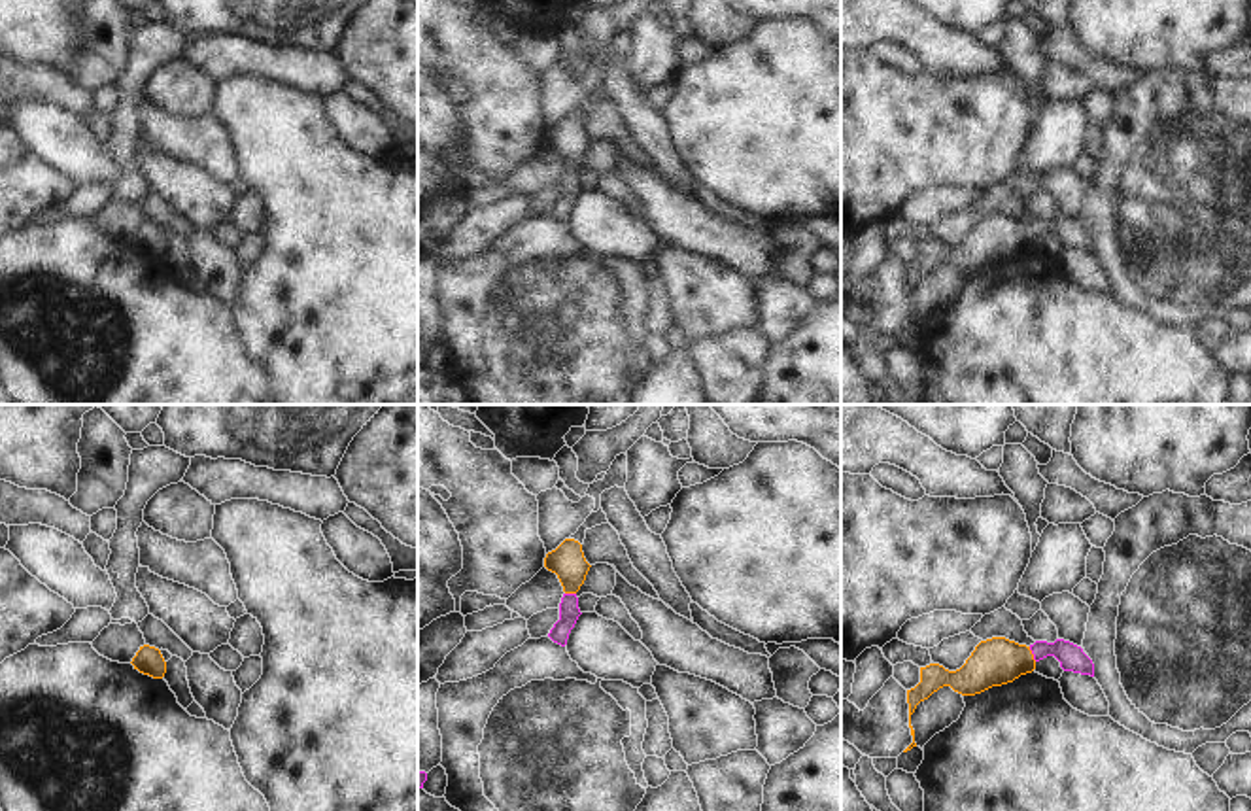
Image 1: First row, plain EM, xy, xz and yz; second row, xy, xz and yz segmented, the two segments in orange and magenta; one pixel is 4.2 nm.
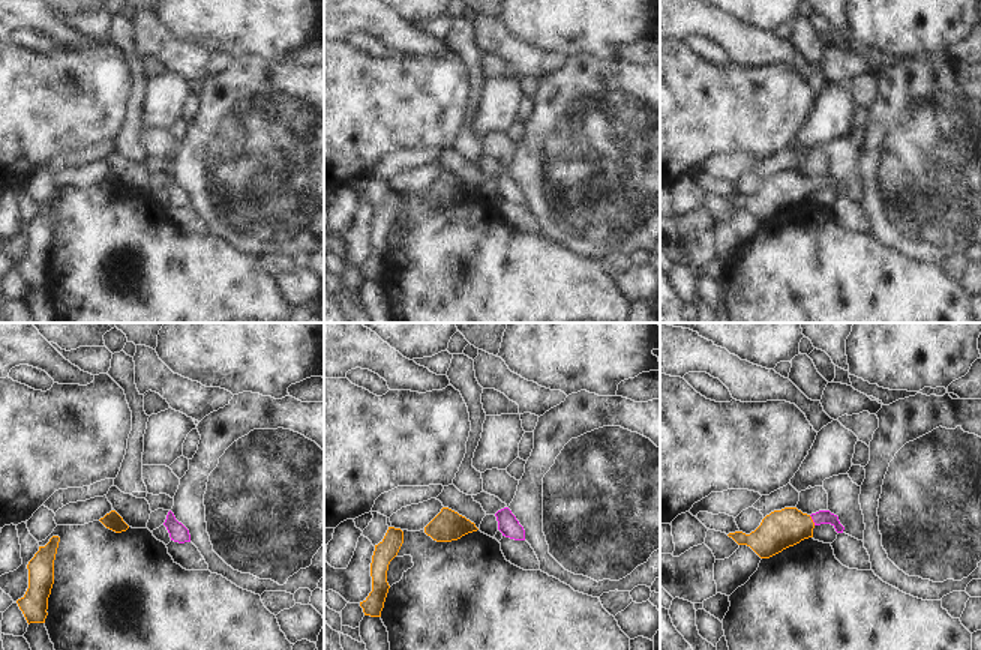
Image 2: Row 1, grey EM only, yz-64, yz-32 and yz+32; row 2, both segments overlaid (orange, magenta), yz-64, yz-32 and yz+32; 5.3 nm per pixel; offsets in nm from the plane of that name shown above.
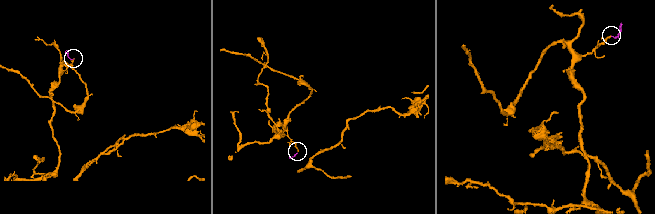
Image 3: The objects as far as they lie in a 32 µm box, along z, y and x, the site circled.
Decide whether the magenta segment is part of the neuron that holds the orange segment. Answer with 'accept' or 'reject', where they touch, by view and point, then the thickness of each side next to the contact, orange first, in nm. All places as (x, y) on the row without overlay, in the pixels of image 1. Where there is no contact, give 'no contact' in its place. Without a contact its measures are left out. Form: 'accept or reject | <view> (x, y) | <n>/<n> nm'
accept | yz (1032, 231) | 200/110 nm

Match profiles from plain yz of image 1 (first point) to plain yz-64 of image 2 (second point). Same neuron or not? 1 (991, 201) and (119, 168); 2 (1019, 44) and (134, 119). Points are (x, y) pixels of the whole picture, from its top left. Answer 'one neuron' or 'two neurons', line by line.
1: one neuron
2: one neuron

